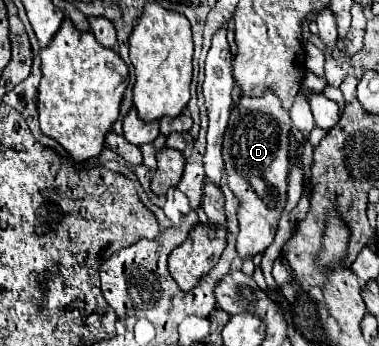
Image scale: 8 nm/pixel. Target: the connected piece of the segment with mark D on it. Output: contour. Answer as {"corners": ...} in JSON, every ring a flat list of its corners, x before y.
{"corners":[[273,92,263,98,241,98,239,106,231,110,225,140,223,160,229,188,241,200,237,254,247,260,263,252,275,236,279,216,287,202,287,172,289,172,289,112,281,108,281,102]]}

